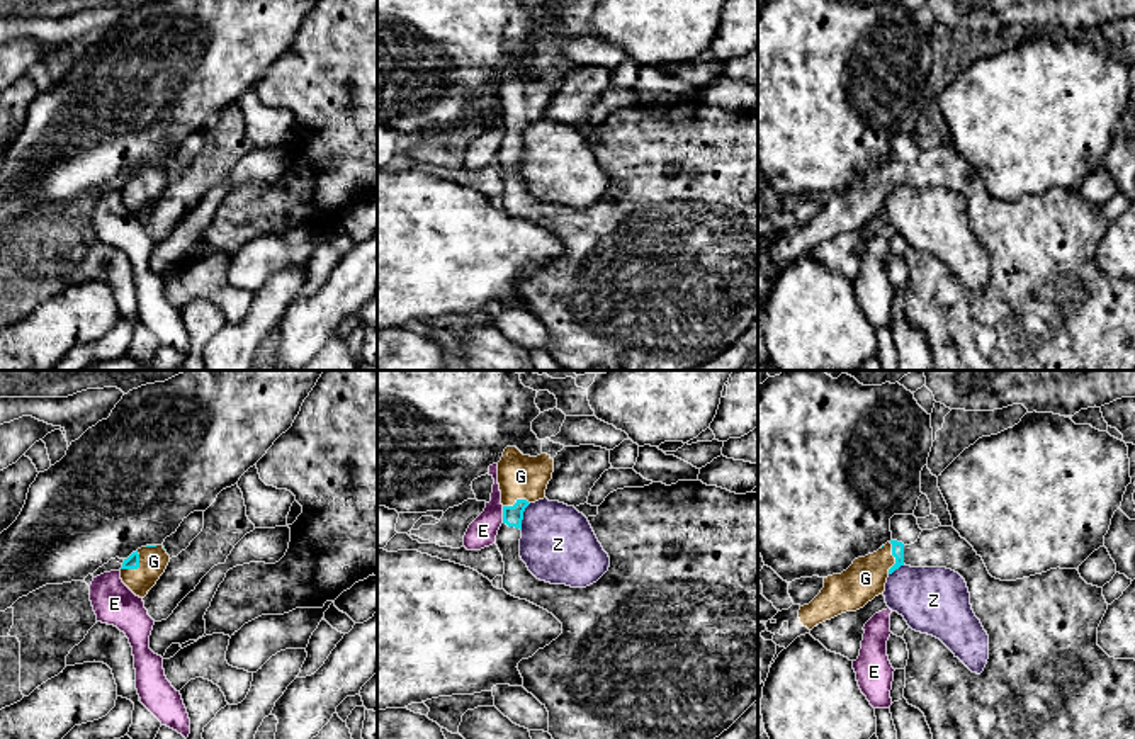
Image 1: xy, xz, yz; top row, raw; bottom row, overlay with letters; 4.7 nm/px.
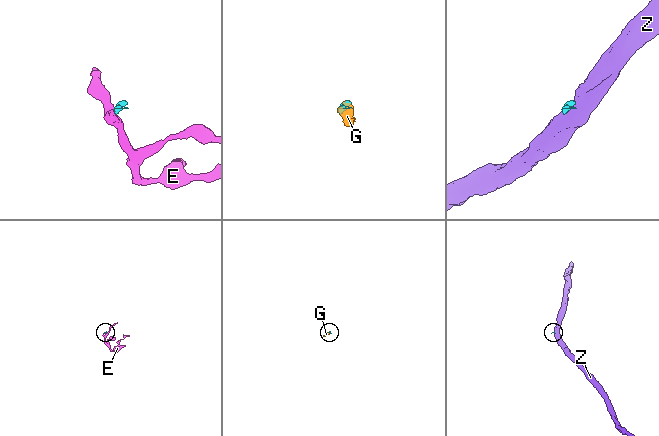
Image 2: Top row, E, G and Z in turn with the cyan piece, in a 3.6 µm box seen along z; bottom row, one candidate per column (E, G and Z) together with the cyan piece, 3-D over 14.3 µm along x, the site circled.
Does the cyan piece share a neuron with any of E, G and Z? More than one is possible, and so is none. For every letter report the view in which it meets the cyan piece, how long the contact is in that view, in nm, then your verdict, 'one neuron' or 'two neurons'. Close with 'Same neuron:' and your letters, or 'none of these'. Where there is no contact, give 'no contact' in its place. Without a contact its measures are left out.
E: meets cyan in xz; contact 80 nm long; two neurons
G: meets cyan in xy; contact 130 nm long; one neuron
Z: meets cyan in xz; contact 140 nm long; two neurons
Same neuron: G

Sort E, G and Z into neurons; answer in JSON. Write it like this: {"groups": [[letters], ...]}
{"groups": [["E"], ["G"], ["Z"]]}

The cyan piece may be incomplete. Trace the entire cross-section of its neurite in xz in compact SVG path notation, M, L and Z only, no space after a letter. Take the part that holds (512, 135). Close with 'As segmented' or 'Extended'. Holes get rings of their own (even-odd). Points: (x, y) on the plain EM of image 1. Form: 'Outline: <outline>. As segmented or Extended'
Outline: M506 66L498 82L498 104L501 110L503 143L496 155L496 165L503 175L503 209L520 219L527 219L562 243L562 253L532 277L518 282L523 307L532 313L549 331L549 353L564 370L693 370L727 350L758 319L758 112L736 114L702 100L678 100L666 105L652 102L644 107L624 107L610 112L598 126L596 136L588 141L610 177L608 190L586 207L551 204L537 199L520 177L522 139L530 122L545 117L545 109L554 92L554 78L547 73L523 75L517 66Z. Extended

